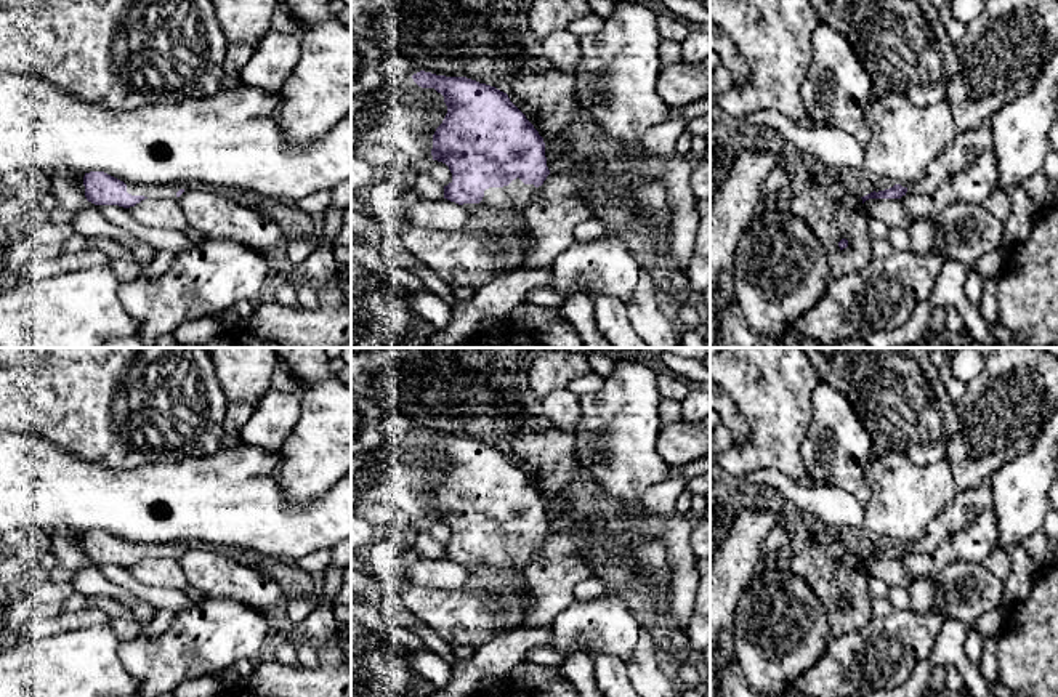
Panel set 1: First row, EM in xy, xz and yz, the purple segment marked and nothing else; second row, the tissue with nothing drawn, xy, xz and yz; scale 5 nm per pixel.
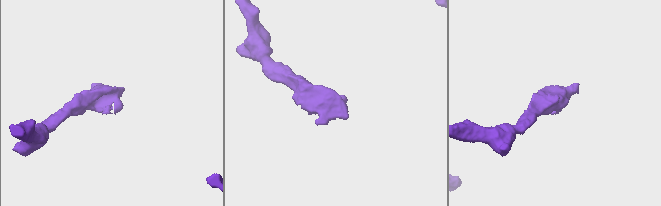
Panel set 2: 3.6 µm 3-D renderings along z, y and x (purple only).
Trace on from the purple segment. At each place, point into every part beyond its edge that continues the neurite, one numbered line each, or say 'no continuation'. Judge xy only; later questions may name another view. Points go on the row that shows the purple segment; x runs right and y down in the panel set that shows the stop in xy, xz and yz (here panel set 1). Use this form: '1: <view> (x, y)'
1: xy (135, 189)

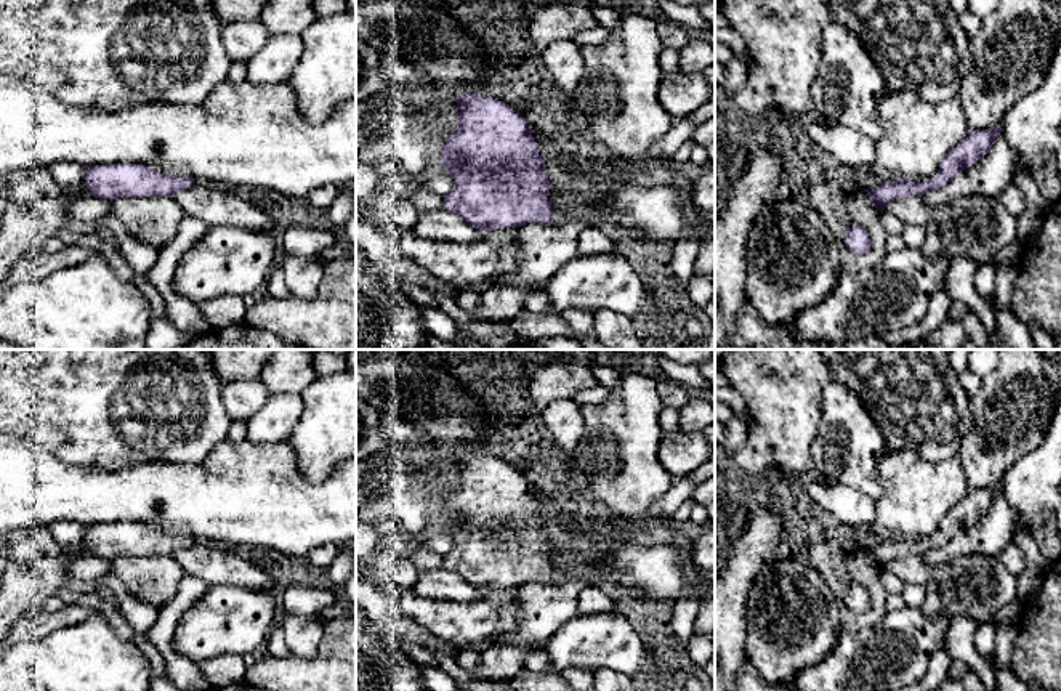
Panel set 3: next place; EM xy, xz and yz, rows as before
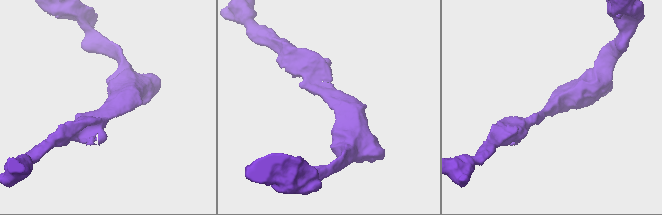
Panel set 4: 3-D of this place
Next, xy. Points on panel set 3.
no continuation

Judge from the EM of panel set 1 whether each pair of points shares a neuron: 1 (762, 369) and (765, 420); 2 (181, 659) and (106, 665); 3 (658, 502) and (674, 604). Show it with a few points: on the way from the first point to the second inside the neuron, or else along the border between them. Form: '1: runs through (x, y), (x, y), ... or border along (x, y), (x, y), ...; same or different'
1: runs through (765, 382), (765, 407); same
2: border along (117, 643), (122, 665), (138, 680); different
3: runs through (674, 527), (682, 555), (682, 579); same

